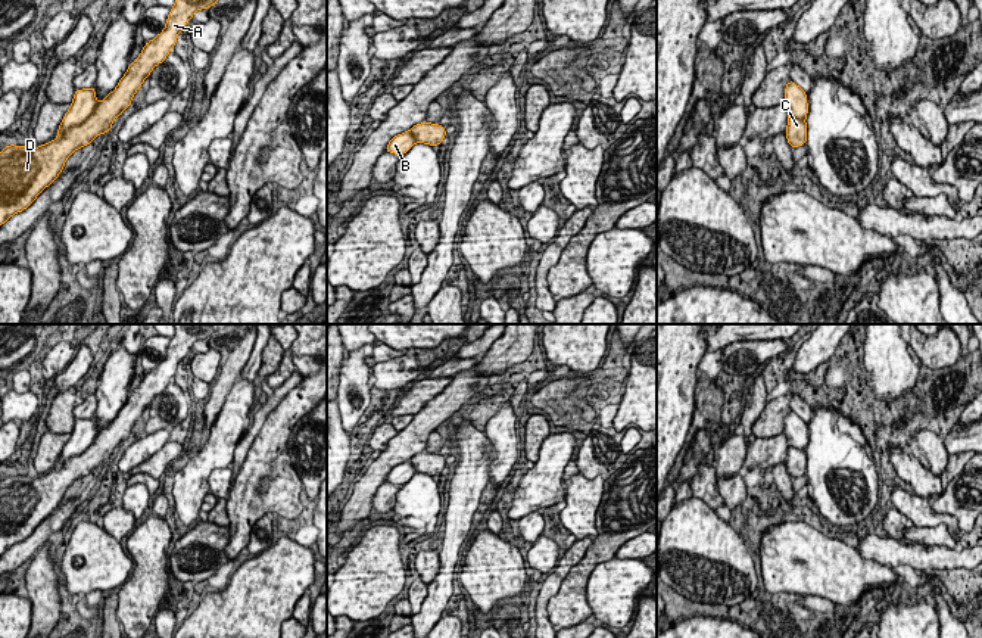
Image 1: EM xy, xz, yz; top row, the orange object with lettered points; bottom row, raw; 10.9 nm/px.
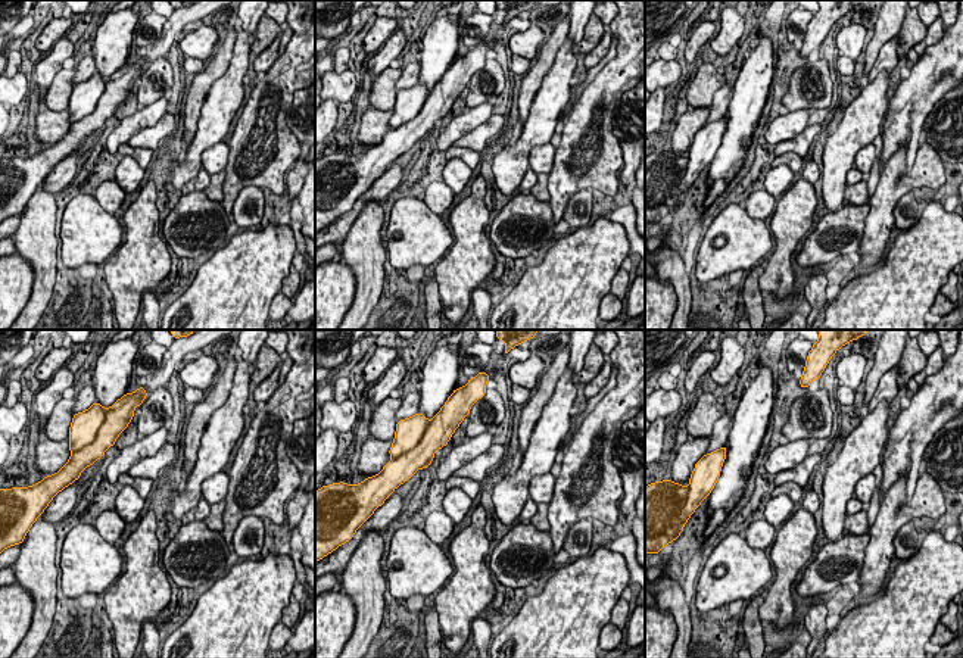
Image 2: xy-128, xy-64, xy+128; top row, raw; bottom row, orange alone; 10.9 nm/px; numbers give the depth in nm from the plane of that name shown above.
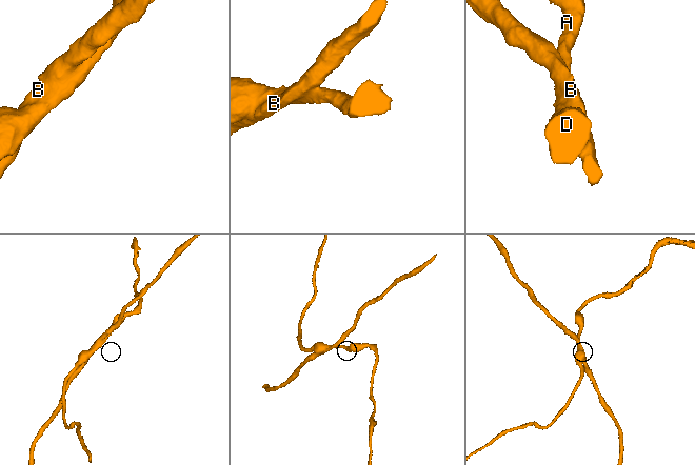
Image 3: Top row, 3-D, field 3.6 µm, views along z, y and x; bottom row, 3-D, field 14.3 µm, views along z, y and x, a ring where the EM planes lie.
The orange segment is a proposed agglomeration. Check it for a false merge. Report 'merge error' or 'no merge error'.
merge error

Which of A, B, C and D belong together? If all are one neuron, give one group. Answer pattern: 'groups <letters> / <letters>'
groups A C D / B

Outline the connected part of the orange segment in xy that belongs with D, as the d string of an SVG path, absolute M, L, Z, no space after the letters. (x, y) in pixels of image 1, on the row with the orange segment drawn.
M175 0L163 31L146 43L116 88L99 102L96 111L81 125L69 128L63 137L37 149L10 144L0 152L0 225L27 209L59 177L66 159L77 149L112 130L113 119L130 108L135 91L152 69L166 59L177 43L178 32L184 29L194 12L208 9L216 1Z

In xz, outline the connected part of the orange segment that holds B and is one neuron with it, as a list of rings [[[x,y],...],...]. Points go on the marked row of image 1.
[[[405,131],[402,134],[395,136],[387,147],[386,152],[395,153],[402,156],[403,153],[406,153],[408,150],[411,150],[411,147],[415,144],[415,137],[411,131]]]

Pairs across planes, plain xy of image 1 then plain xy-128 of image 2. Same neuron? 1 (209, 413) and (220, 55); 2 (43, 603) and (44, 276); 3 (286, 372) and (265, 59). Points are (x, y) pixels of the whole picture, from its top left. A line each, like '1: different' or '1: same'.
1: same
2: same
3: same

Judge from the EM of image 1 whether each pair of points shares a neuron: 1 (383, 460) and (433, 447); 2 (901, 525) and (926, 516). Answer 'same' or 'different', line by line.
1: different
2: same

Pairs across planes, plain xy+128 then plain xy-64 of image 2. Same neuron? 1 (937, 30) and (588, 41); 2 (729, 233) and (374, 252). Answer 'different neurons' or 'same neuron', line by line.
1: different neurons
2: different neurons

